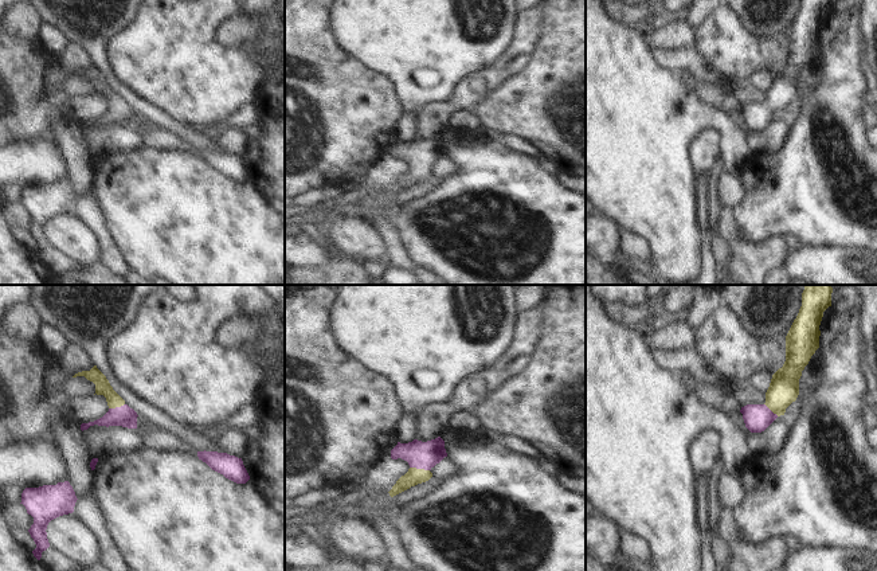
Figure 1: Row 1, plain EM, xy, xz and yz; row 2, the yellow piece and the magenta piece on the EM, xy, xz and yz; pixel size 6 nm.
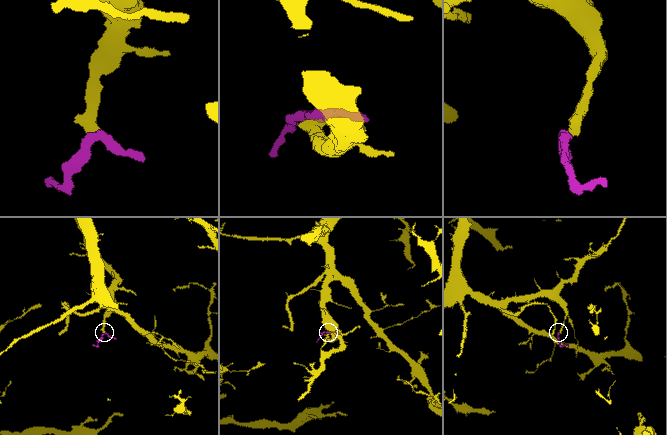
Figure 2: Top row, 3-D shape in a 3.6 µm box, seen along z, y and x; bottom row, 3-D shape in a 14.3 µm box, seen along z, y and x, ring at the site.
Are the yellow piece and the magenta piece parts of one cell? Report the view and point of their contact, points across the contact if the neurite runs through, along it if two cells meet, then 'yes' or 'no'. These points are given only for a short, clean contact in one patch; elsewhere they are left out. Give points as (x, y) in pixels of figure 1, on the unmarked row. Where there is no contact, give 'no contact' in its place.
contact xz (419, 168); way xz (414, 175), (419, 168), (419, 153); yes

